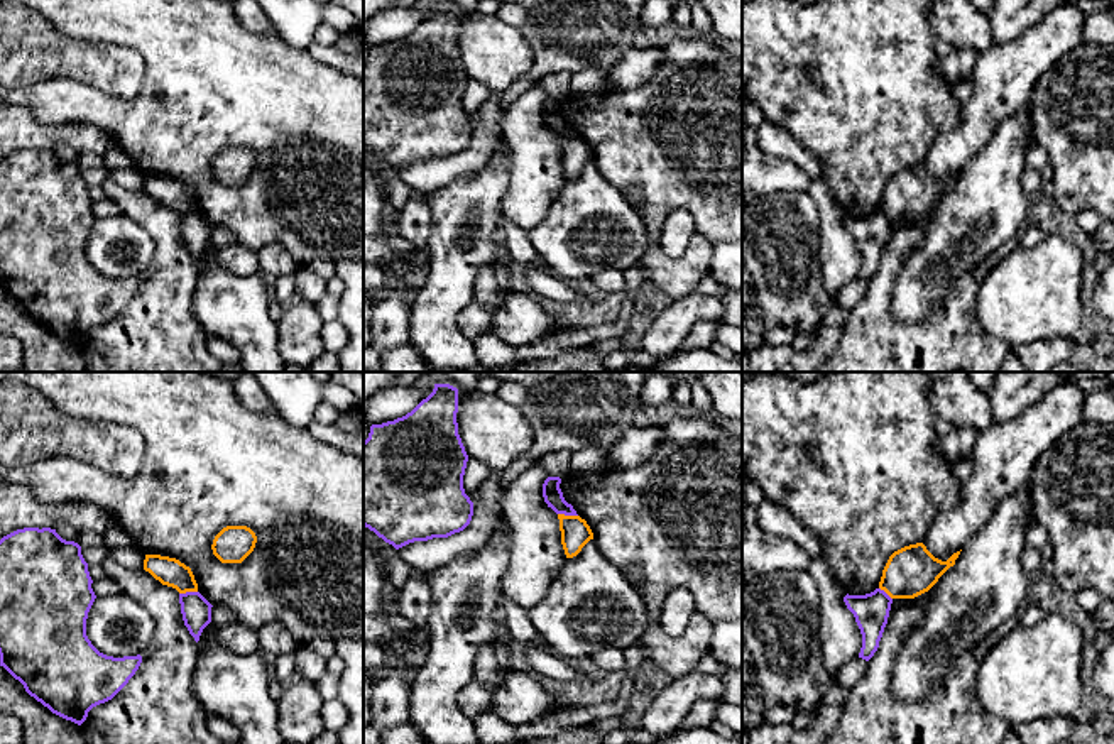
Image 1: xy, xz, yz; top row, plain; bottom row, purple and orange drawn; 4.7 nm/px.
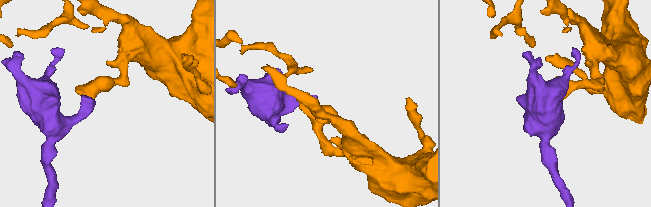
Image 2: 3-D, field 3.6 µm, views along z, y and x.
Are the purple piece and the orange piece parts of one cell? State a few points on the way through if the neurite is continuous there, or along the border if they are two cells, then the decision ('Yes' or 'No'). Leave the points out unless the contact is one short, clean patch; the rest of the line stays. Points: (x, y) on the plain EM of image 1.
Boundary: xz (558, 134), (577, 137). No

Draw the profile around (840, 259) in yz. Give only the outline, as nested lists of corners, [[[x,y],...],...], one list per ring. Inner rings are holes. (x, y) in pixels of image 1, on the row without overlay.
[[[822,178],[811,183],[808,193],[820,213],[818,260],[822,264],[822,279],[832,303],[835,303],[840,289],[859,277],[862,255],[854,235],[844,223],[847,215]]]

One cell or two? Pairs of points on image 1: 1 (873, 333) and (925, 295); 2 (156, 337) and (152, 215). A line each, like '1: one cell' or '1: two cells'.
1: two cells
2: one cell

